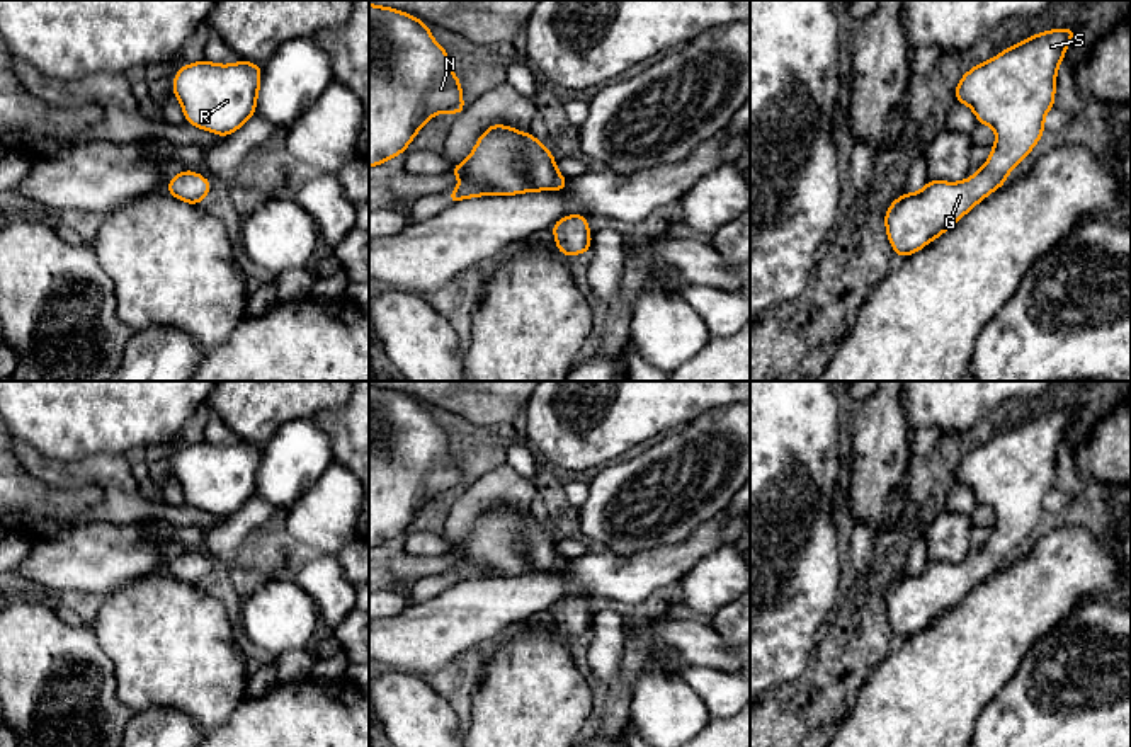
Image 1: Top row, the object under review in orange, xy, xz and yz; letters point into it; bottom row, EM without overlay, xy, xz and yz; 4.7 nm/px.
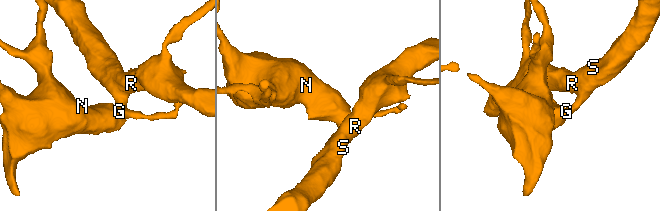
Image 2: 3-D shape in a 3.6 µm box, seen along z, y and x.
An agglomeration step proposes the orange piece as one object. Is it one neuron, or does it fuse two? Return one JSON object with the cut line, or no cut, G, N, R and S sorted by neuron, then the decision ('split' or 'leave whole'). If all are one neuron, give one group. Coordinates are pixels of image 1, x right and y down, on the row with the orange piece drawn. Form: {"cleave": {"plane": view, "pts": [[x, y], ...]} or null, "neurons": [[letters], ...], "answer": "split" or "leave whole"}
{"cleave": null, "neurons": [["G", "N", "R", "S"]], "answer": "leave whole"}

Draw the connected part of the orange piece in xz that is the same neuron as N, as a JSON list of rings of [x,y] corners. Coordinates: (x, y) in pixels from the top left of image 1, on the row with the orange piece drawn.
[[[369,3],[369,167],[406,151],[432,116],[461,116],[464,111],[461,83],[451,71],[447,49],[434,41],[429,26],[406,12]]]

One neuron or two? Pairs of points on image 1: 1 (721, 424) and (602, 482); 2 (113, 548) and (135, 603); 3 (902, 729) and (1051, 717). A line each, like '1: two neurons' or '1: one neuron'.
1: one neuron
2: two neurons
3: two neurons

